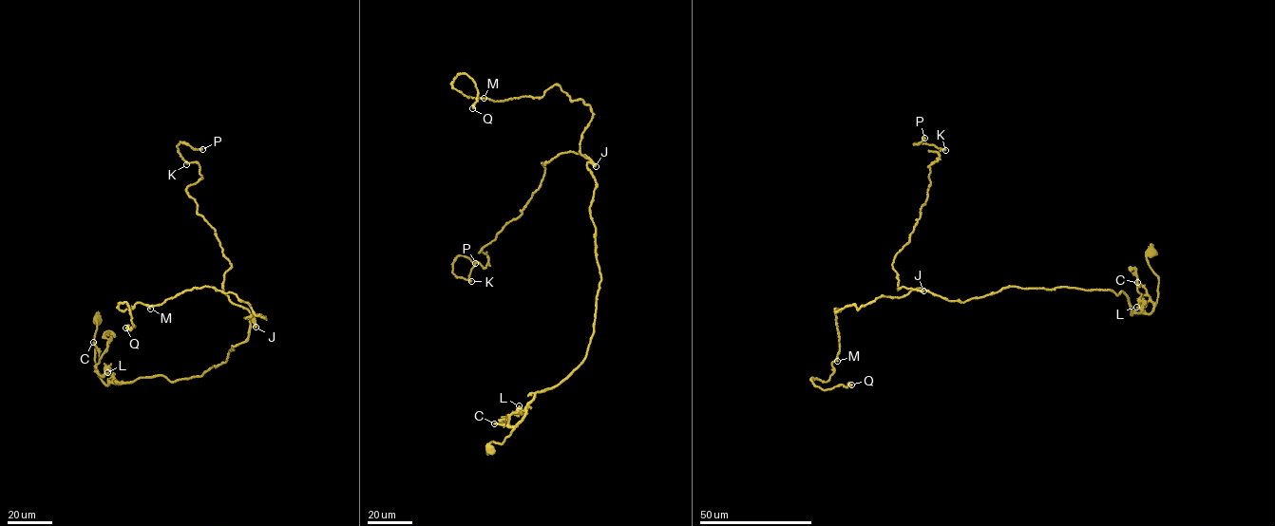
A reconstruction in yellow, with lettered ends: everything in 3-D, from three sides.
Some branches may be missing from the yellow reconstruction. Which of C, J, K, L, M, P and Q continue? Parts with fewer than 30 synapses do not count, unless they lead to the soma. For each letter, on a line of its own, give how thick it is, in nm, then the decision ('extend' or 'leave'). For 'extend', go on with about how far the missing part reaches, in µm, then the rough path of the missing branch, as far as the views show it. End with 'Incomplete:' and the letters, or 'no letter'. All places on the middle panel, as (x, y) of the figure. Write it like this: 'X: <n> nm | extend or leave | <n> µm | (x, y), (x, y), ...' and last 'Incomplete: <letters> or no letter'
C: 320 nm | leave
J: 550 nm | leave
K: 400 nm | leave
L: 170 nm | leave
M: 110 nm | leave
P: 550 nm | leave
Q: 460 nm | leave
Incomplete: no letter

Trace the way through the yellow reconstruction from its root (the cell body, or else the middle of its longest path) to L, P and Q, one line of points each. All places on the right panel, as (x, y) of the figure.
L: (1151, 253), (1146, 260), (1158, 277), (1157, 299), (1155, 303), (1149, 301), (1142, 310), (1136, 307)
P: (1151, 253), (1149, 313), (1109, 290), (897, 290), (942, 149), (924, 138)
Q: (1151, 253), (1149, 313), (1064, 286), (836, 308), (833, 372), (810, 380), (851, 385)

